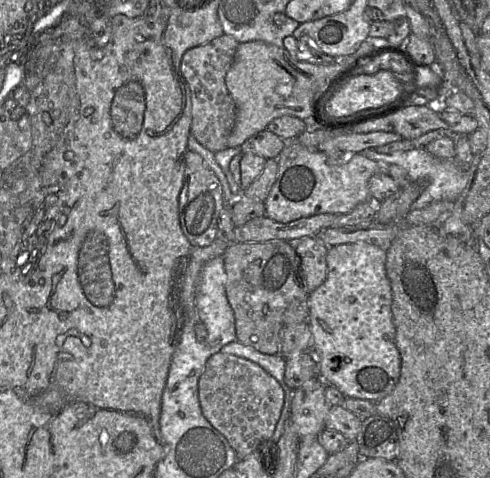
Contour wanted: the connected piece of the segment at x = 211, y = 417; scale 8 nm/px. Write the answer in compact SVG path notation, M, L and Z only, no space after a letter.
M221 352L215 353L207 360L198 381L198 396L203 416L226 438L238 460L250 455L262 442L272 439L285 399L285 393L279 382L259 365Z

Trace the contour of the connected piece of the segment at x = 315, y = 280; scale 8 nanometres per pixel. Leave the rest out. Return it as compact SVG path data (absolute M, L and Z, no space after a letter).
M317 237L302 238L294 246L300 258L299 285L310 293L327 278L326 257L329 247Z

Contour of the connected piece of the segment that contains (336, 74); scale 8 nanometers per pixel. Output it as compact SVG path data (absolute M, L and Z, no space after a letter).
M368 38L359 49L346 57L334 58L332 64L299 62L284 48L263 41L240 43L233 63L226 74L226 86L236 104L236 121L227 147L237 148L265 130L268 124L282 116L294 116L309 123L314 120L317 102L322 93L336 80L349 73L365 56L389 46L387 39Z

